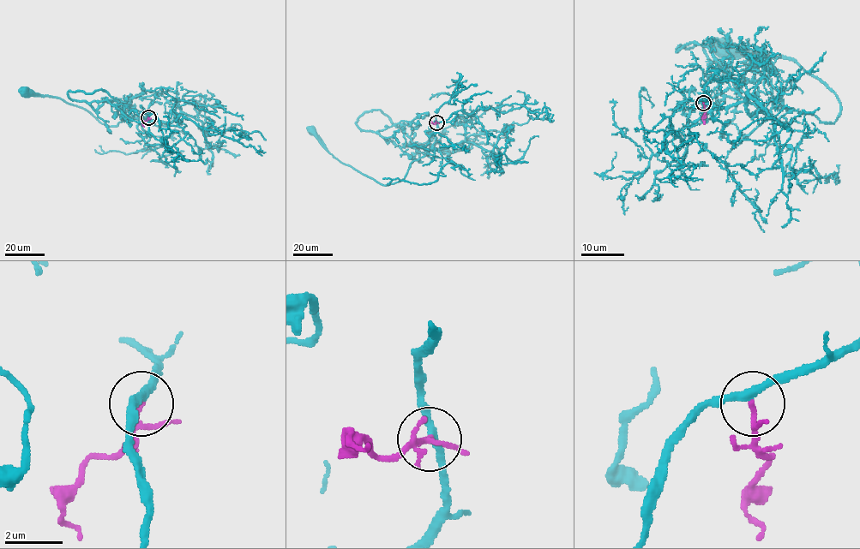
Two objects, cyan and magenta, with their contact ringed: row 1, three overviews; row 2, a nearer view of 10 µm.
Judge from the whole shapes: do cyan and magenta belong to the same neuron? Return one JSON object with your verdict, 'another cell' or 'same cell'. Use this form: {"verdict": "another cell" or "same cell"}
{"verdict": "same cell"}

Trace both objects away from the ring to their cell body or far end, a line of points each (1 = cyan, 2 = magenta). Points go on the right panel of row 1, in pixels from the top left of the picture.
1: (703, 102), (733, 88), (821, 122), (841, 110), (796, 60), (722, 47)
2: (703, 104), (706, 110), (703, 124)

